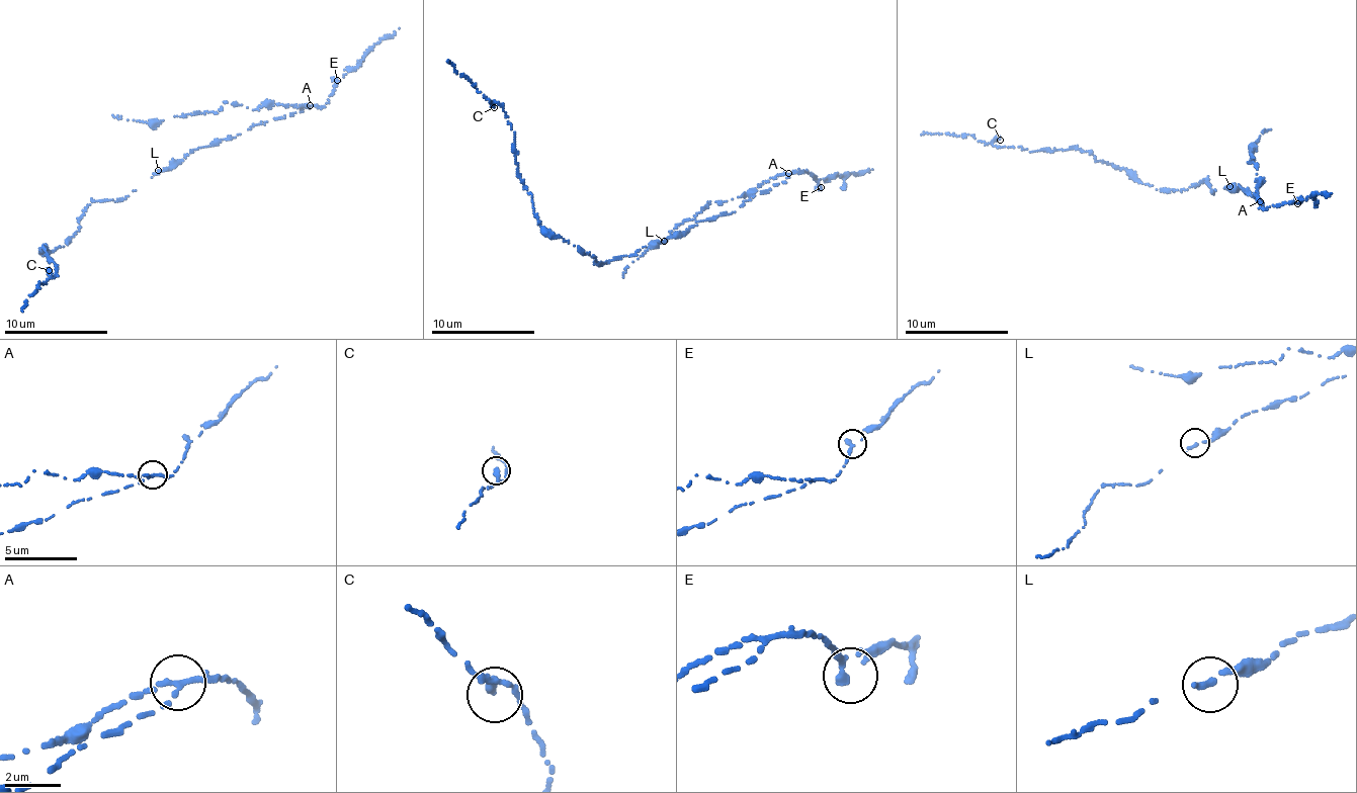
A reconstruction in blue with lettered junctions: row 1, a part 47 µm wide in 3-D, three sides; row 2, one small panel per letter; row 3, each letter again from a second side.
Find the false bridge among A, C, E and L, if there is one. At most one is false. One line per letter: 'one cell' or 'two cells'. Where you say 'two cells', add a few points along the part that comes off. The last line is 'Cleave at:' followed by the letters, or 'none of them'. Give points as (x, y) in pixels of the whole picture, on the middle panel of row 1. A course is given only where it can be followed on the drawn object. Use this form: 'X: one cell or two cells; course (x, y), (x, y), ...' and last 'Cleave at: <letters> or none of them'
A: two cells; course (788, 174), (776, 176), (738, 197), (707, 202), (704, 209), (652, 242), (623, 277)
C: one cell
E: one cell
L: one cell
Cleave at: A

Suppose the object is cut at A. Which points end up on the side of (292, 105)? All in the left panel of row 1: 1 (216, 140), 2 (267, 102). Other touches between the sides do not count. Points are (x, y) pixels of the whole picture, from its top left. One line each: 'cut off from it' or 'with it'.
1: cut off from it
2: with it

